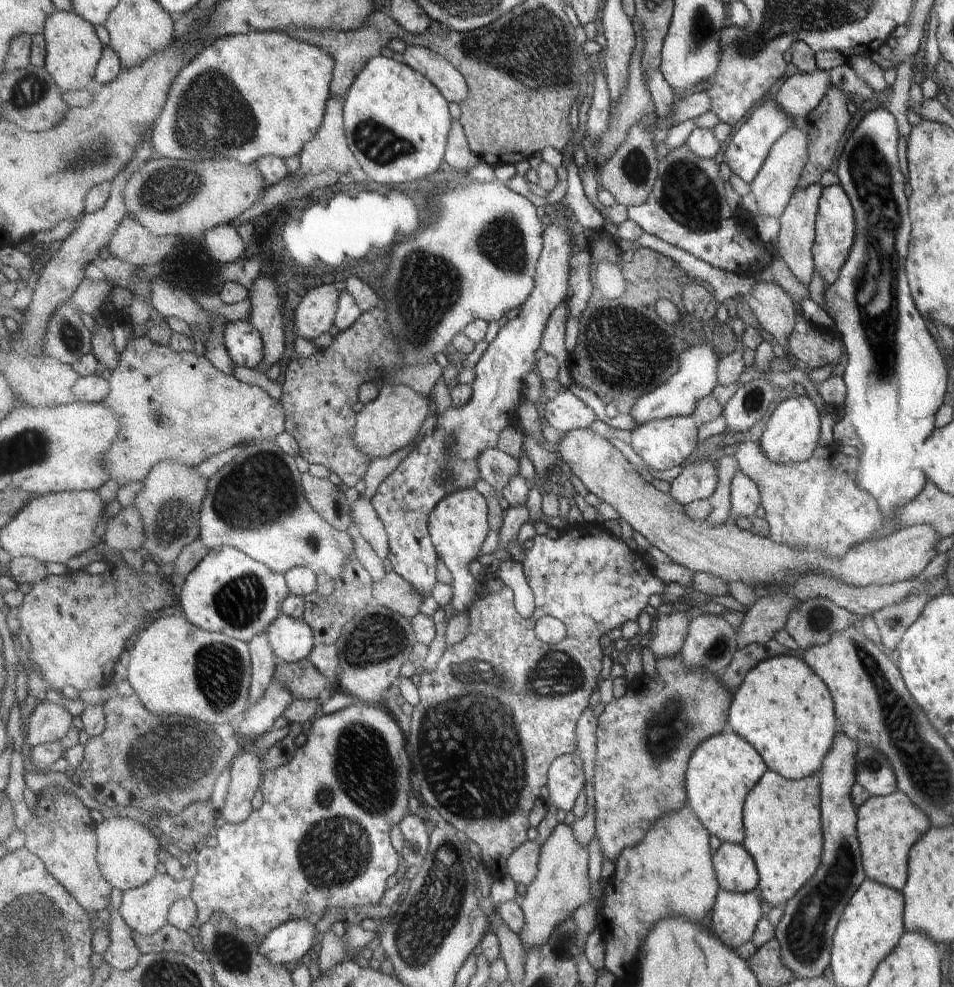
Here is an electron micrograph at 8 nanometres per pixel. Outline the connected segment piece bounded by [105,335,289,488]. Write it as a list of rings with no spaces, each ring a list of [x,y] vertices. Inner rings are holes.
[[[147,335],[135,336],[129,338],[128,345],[125,348],[120,360],[120,366],[108,373],[110,384],[112,384],[112,394],[106,398],[105,402],[108,406],[114,406],[114,410],[118,410],[118,414],[122,414],[122,422],[125,423],[125,429],[122,430],[122,438],[118,438],[118,442],[114,442],[114,450],[110,450],[110,454],[106,454],[106,470],[110,472],[110,478],[118,482],[120,488],[128,486],[132,482],[141,482],[146,480],[153,473],[153,470],[166,461],[186,462],[186,464],[202,464],[208,459],[221,454],[226,450],[234,448],[234,446],[244,446],[248,442],[256,444],[257,442],[264,442],[266,439],[278,438],[280,434],[287,431],[286,422],[289,421],[289,411],[286,406],[283,406],[282,399],[276,399],[268,390],[264,390],[261,386],[256,386],[247,382],[242,382],[235,374],[226,374],[220,367],[216,366],[210,358],[198,356],[194,352],[178,352],[172,350],[172,347],[167,347],[162,344],[154,342],[152,338]]]

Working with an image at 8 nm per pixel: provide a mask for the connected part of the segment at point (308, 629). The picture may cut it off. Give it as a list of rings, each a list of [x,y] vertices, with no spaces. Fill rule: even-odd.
[[[290,596],[284,614],[267,630],[274,652],[281,661],[297,663],[310,658],[317,643],[313,626],[306,622],[307,604],[304,597]]]

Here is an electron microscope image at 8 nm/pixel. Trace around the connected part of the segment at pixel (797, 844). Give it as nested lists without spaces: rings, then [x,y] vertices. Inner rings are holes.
[[[766,769],[756,788],[745,801],[743,845],[752,855],[759,876],[756,889],[760,900],[771,909],[784,906],[814,876],[821,862],[823,834],[821,829],[820,778],[818,774],[802,780],[786,780],[781,774]]]

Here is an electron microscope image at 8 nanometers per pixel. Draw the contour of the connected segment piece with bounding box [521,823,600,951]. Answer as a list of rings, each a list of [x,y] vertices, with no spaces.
[[[562,823],[543,845],[540,874],[534,884],[527,887],[527,894],[521,904],[526,914],[526,928],[521,934],[526,951],[534,946],[548,944],[557,928],[572,917],[580,906],[595,904],[598,908],[600,902],[594,897],[590,884],[589,850],[582,846],[582,842],[578,842],[577,835],[572,832],[572,826]]]

